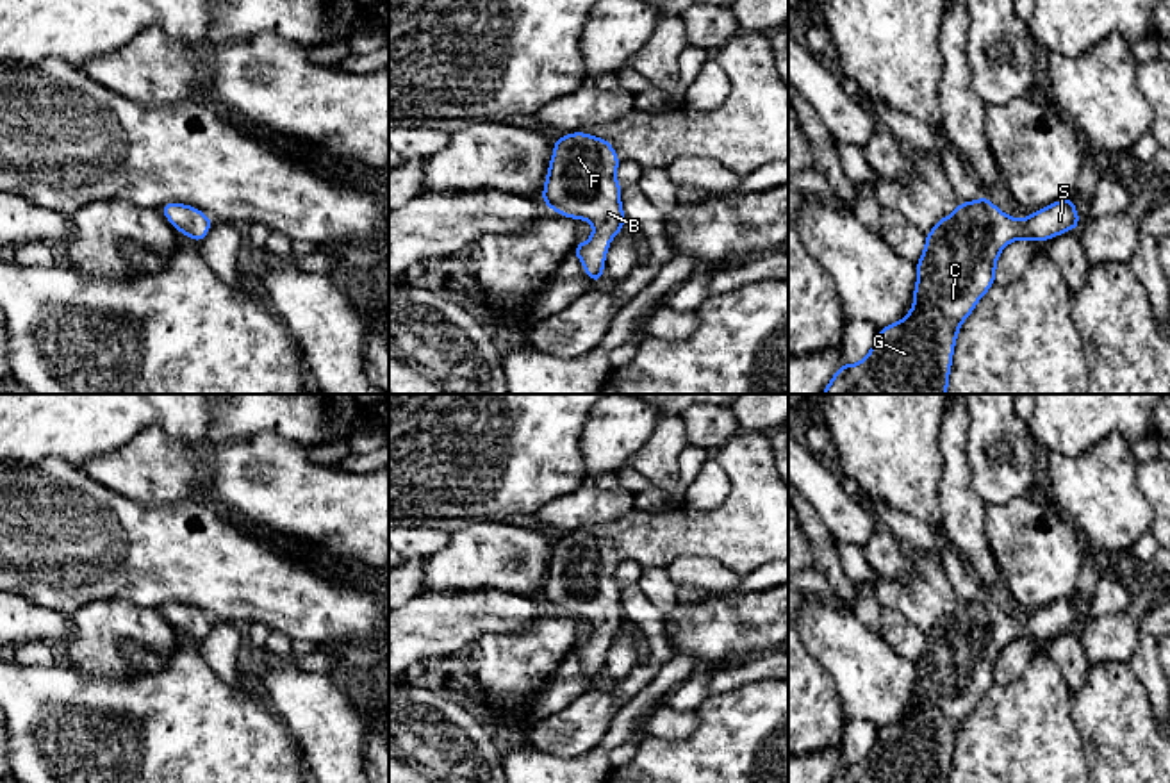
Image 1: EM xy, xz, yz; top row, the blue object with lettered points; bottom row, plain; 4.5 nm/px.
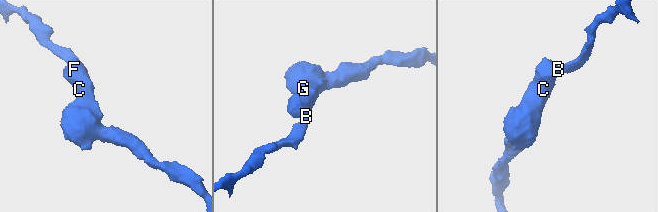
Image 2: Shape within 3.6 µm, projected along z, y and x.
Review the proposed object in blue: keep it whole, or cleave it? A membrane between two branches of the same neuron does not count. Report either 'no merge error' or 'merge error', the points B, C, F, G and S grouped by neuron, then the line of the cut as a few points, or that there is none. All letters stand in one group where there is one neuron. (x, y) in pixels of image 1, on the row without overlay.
no merge error | B C F G S | no cut

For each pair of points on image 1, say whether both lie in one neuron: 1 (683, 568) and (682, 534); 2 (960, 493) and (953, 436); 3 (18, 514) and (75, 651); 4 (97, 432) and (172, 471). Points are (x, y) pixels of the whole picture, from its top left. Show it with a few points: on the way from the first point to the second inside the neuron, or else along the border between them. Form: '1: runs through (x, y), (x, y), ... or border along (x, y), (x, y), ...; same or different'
1: border along (725, 564), (714, 559), (680, 555), (664, 568); different
2: runs through (955, 478), (953, 450); same
3: border along (107, 598), (84, 603), (70, 618); different
4: border along (163, 430), (147, 427), (113, 452), (84, 462); different

